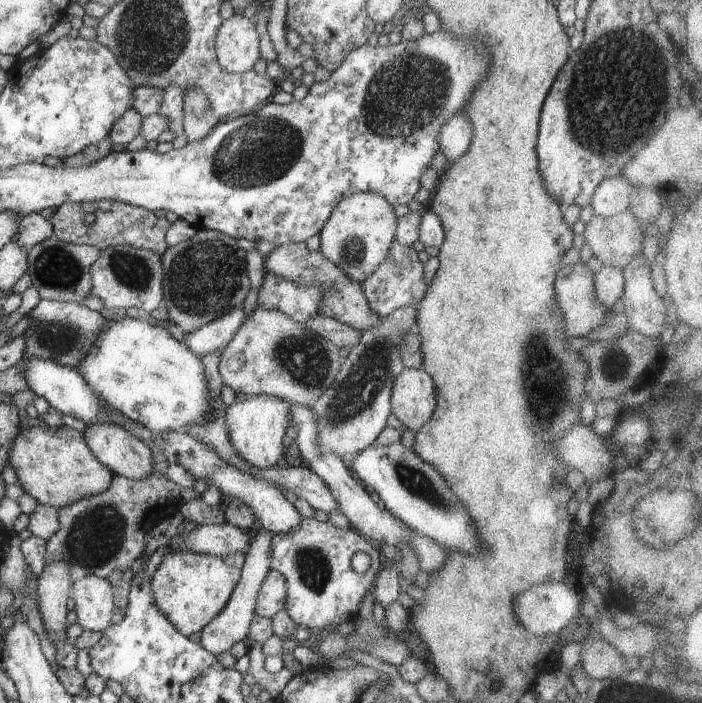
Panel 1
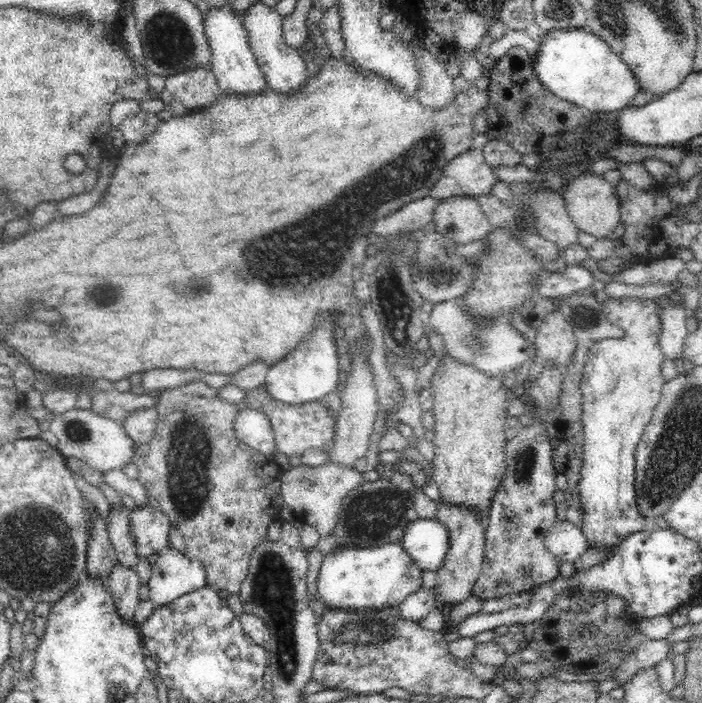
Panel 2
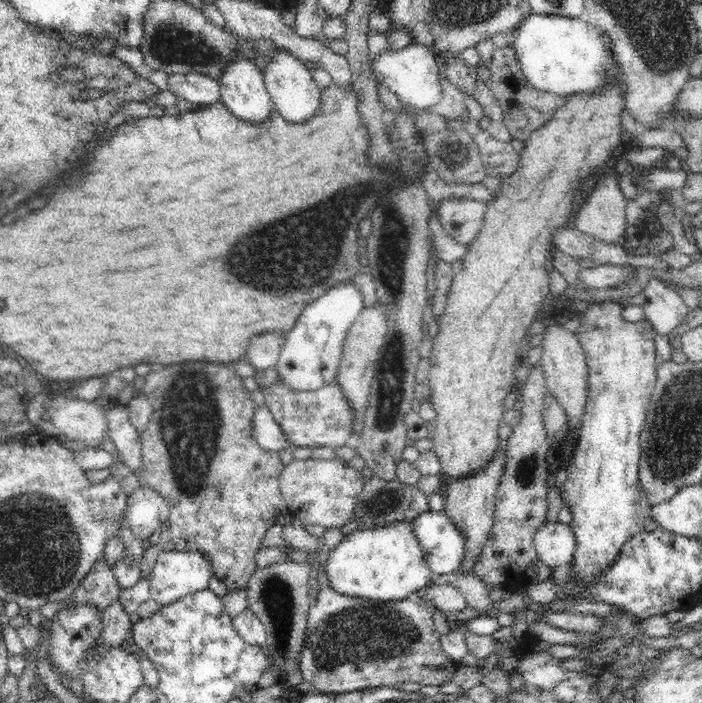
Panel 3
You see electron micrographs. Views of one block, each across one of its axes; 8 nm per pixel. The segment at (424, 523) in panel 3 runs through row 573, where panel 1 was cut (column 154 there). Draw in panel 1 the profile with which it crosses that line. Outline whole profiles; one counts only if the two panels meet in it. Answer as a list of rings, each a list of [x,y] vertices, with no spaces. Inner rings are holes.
[[[164,431],[152,434],[152,448],[158,450],[160,454],[164,454],[164,458],[172,464],[184,464],[184,468],[188,472],[192,472],[192,476],[198,480],[208,480],[210,485],[216,486],[220,492],[230,498],[238,498],[244,504],[248,504],[256,516],[256,520],[262,524],[272,535],[288,534],[293,528],[298,528],[298,524],[302,522],[302,516],[297,508],[285,497],[285,492],[279,489],[275,484],[270,484],[266,480],[254,478],[250,474],[246,474],[238,468],[234,468],[232,464],[228,464],[226,460],[220,458],[217,452],[214,452],[210,446],[202,444],[200,440],[192,438],[190,434],[178,431]]]

